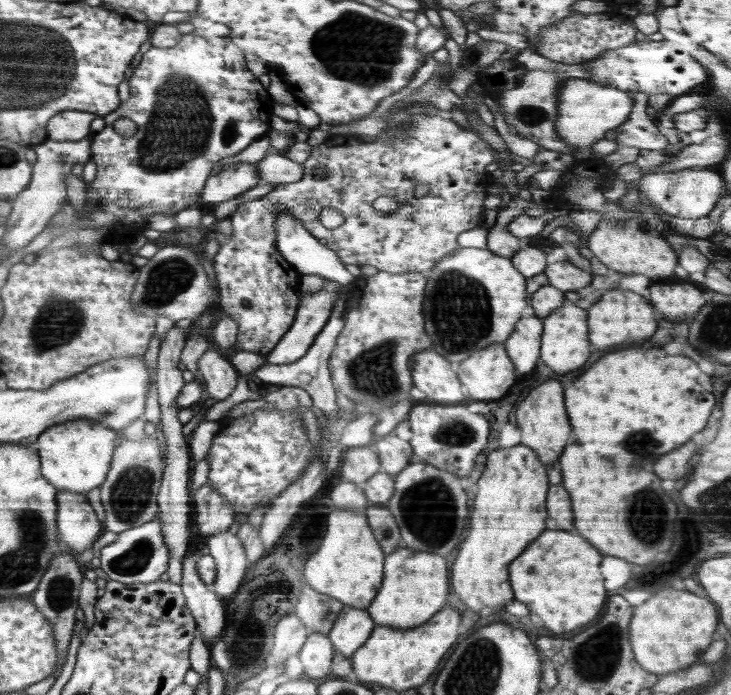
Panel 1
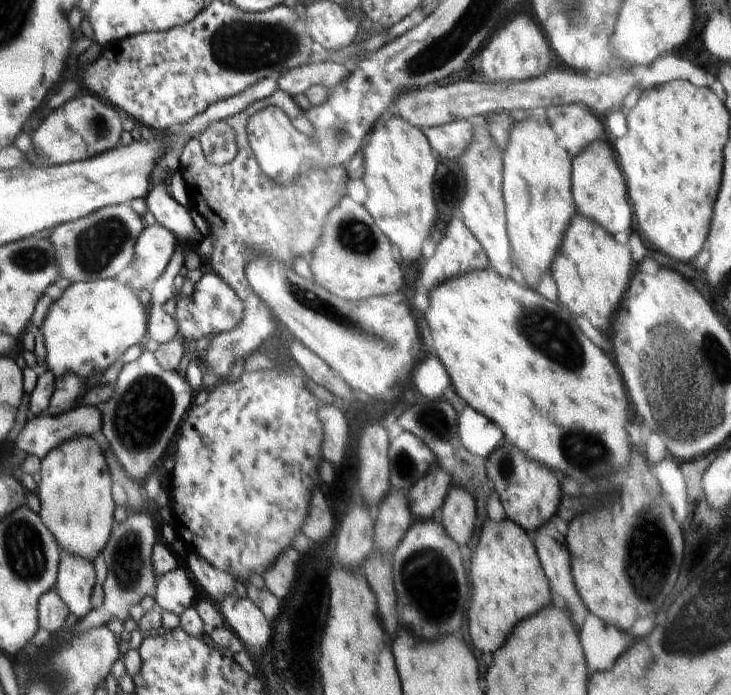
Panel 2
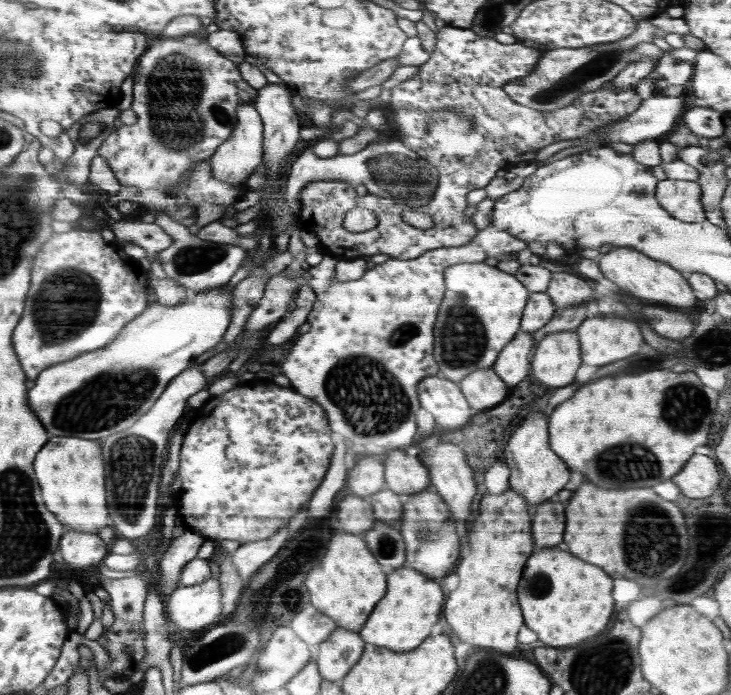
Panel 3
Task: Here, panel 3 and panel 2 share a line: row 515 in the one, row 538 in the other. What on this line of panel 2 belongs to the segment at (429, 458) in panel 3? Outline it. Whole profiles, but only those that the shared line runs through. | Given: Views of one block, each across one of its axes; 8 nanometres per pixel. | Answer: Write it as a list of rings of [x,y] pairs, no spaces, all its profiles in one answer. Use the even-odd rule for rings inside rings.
[[[450,488],[438,515],[447,535],[458,545],[466,544],[470,540],[477,509],[474,498],[464,488]]]

